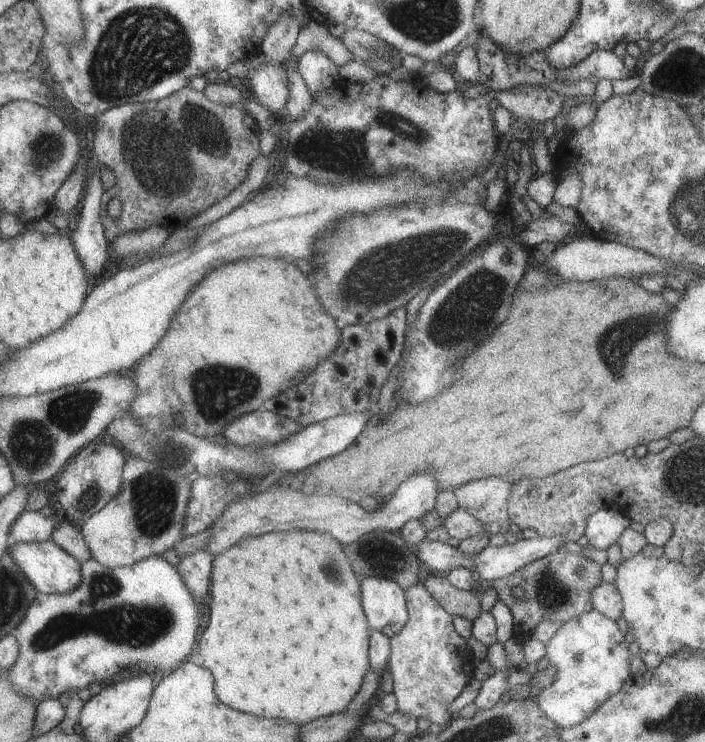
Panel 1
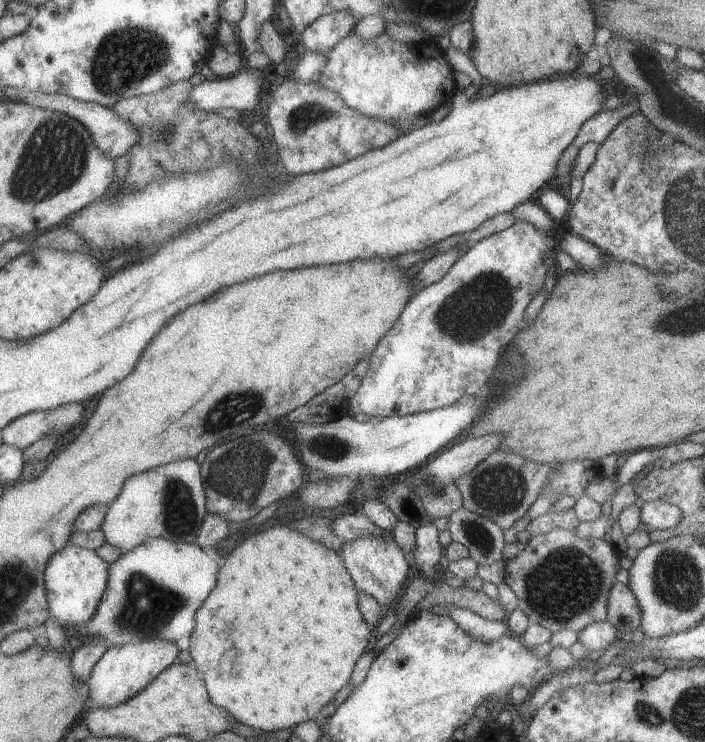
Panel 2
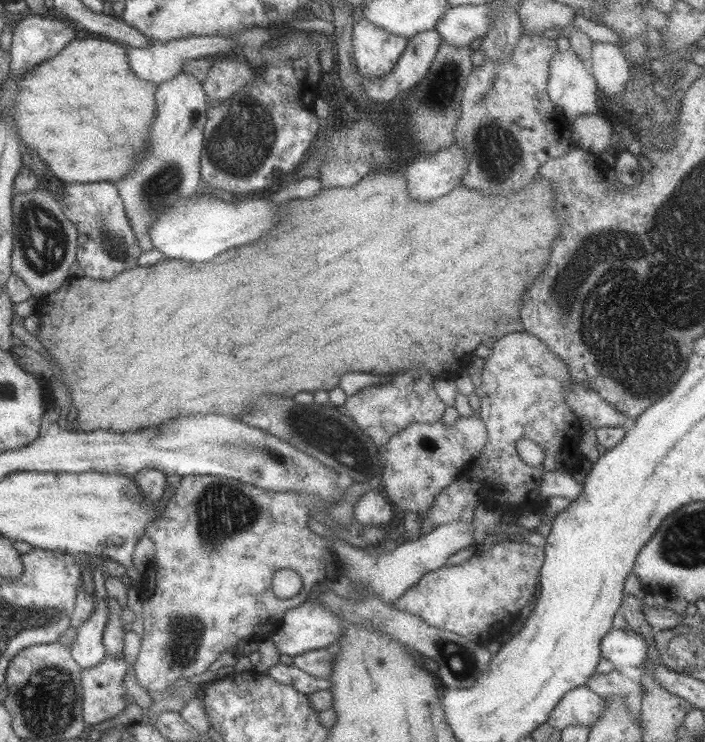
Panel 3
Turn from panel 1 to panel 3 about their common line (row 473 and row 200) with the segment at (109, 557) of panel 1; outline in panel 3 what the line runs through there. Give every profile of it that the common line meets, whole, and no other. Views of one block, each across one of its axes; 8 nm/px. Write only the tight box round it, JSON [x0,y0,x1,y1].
[114,73,207,252]

